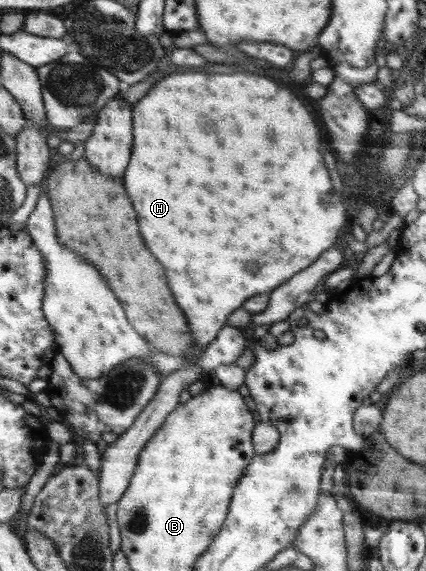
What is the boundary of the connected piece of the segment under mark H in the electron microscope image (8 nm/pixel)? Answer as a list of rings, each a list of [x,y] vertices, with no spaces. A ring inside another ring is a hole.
[[[176,73],[166,79],[160,79],[142,99],[133,105],[133,145],[134,161],[130,161],[130,169],[126,169],[126,177],[124,177],[126,189],[130,189],[130,197],[134,197],[134,209],[138,209],[138,221],[142,221],[142,233],[146,233],[146,245],[150,245],[150,249],[154,249],[154,257],[158,257],[158,261],[162,261],[162,265],[166,265],[166,273],[170,273],[170,289],[174,289],[174,297],[178,297],[178,306],[188,319],[188,327],[196,341],[193,341],[193,348],[190,349],[190,352],[182,357],[188,359],[190,364],[186,364],[185,367],[163,377],[160,391],[153,397],[153,402],[137,418],[136,423],[128,432],[119,434],[115,442],[107,445],[101,461],[98,493],[104,508],[110,503],[117,502],[125,495],[145,445],[156,435],[158,428],[165,423],[169,414],[180,405],[180,393],[194,381],[200,380],[200,377],[206,373],[204,368],[196,362],[196,359],[212,341],[216,340],[218,333],[228,323],[230,315],[241,308],[248,297],[258,295],[258,293],[266,293],[266,291],[273,292],[272,289],[276,289],[278,285],[281,287],[286,284],[292,275],[297,276],[298,271],[313,265],[322,253],[334,245],[334,241],[344,225],[344,217],[346,217],[342,201],[334,193],[334,187],[330,183],[328,169],[324,167],[324,159],[320,153],[320,133],[318,133],[314,119],[306,111],[304,103],[292,91],[278,87],[268,77],[248,75],[248,73],[230,73],[230,75],[228,73],[220,73],[220,75]],[[250,259],[252,259],[252,263],[248,263],[248,265],[240,263],[240,261],[250,261]],[[254,261],[260,261],[260,269],[258,269],[258,263],[254,263]],[[244,265],[246,265],[246,269],[252,269],[252,271],[258,269],[258,271],[248,273],[244,269]]]

